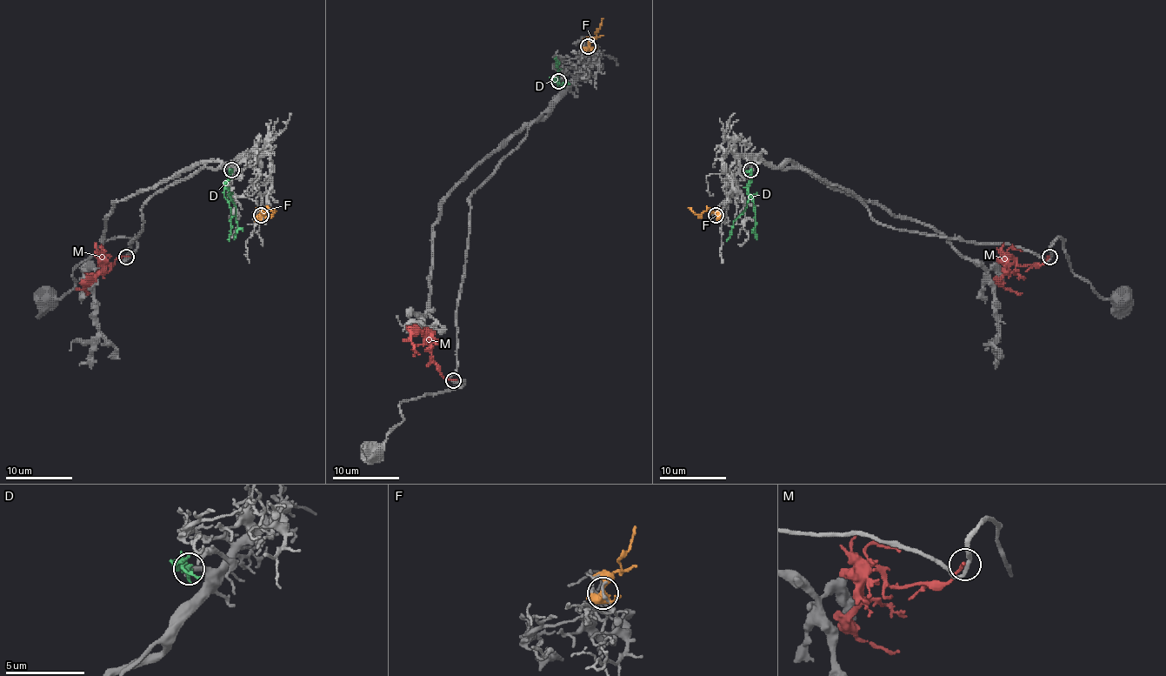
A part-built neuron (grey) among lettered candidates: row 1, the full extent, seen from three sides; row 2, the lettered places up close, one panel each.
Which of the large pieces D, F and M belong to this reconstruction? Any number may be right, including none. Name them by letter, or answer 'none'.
D

